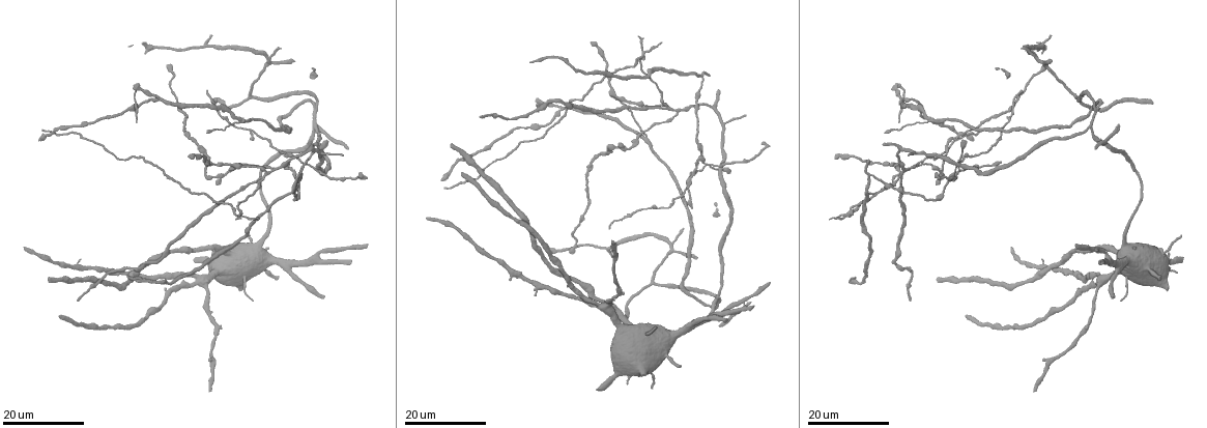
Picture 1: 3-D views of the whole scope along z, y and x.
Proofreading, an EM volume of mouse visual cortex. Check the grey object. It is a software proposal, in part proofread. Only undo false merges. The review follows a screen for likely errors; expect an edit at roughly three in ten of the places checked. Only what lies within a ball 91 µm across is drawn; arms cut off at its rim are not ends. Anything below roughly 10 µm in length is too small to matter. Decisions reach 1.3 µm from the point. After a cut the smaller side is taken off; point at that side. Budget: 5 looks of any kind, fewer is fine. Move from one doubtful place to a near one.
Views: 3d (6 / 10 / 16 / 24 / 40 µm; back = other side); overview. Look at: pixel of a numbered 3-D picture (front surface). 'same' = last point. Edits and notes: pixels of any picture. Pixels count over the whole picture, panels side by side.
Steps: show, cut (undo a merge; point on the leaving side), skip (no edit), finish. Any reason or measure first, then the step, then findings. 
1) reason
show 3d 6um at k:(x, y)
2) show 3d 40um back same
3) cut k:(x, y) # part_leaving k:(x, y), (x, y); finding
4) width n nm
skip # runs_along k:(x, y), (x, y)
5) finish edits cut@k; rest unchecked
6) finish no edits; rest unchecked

four arms meet
show 3d 16um at 1:(706, 164)

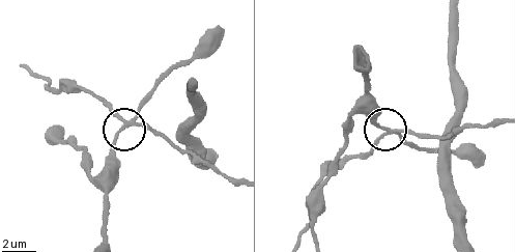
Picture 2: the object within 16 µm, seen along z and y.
zoom in
show 3d 10um at 2:(386, 131)

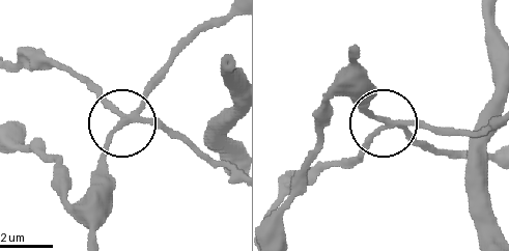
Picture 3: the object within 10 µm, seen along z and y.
width 190 nm
cut 3:(168, 135) # part_leaving 3:(131, 119), (65, 71), (12, 66); a second neuron is stuck on

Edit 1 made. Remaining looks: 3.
three-way junction
show 3d 16um at 1:(929, 121)

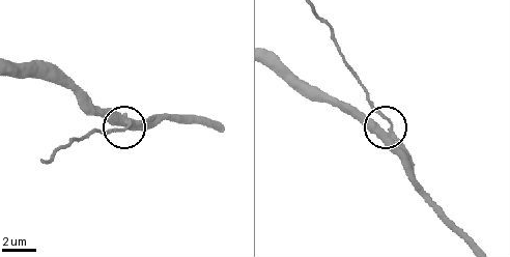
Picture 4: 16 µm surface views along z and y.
show 3d 6um at 4:(385, 132)

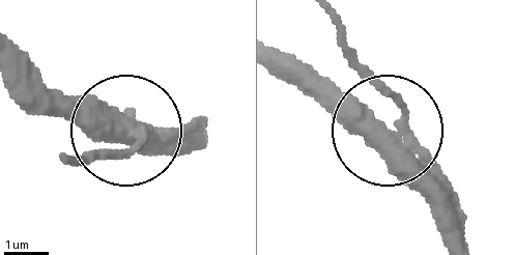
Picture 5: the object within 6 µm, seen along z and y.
arms 3
skip # continuous, no second neuron

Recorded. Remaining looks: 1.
finish edits cut@3; rest unchecked

